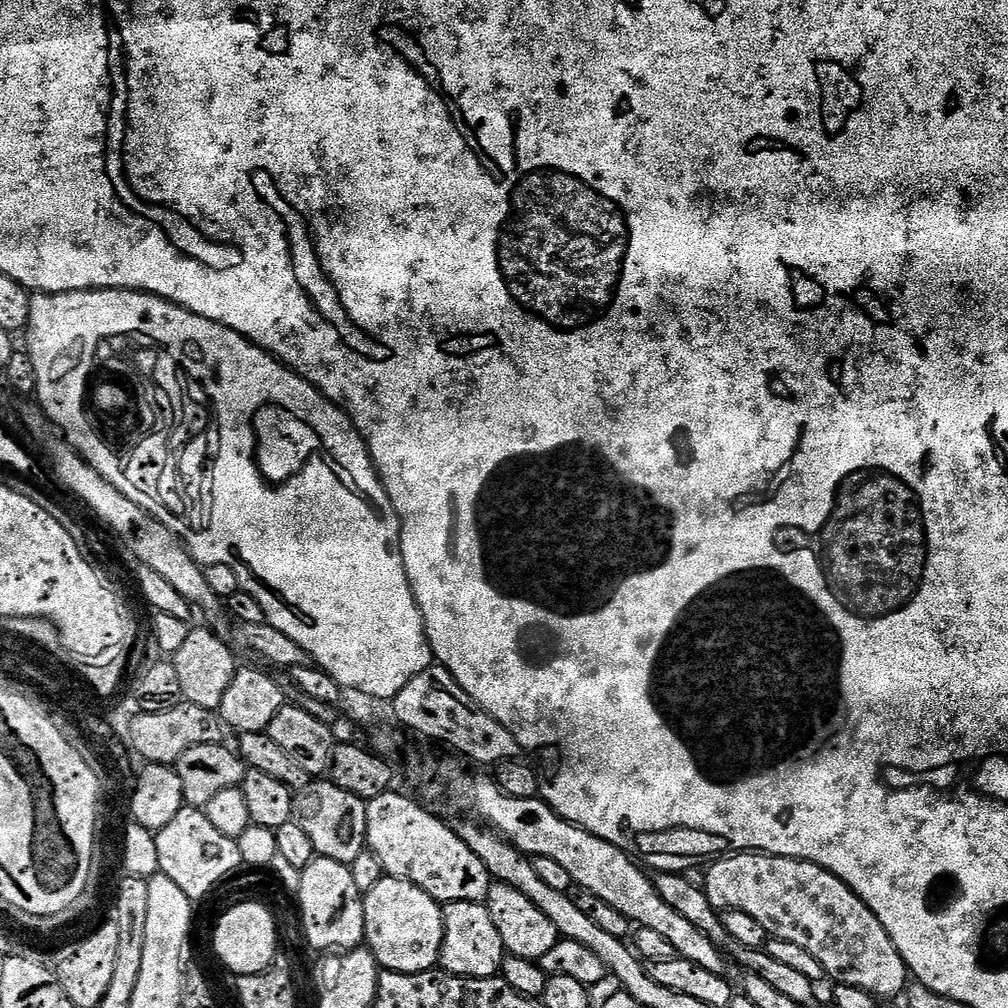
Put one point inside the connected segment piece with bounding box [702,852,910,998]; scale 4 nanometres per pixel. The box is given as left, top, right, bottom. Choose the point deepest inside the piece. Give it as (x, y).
(798, 901)

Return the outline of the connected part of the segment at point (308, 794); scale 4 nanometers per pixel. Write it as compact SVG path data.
M320 778L309 782L305 788L299 789L294 800L294 819L302 830L314 842L317 856L334 858L334 862L352 865L354 858L366 850L368 835L366 834L366 814L368 805L362 798L350 794L350 790L342 790L342 786L332 783L331 779Z

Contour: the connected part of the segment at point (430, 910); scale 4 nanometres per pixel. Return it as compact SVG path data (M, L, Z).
M384 875L374 890L363 893L364 944L381 969L402 974L431 972L439 965L444 941L444 909L426 890L402 878Z

